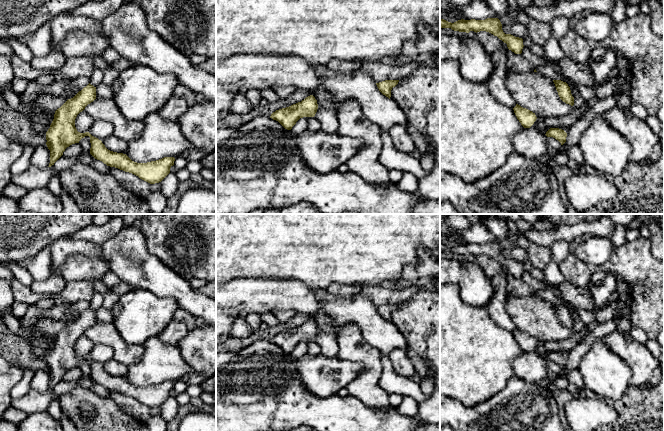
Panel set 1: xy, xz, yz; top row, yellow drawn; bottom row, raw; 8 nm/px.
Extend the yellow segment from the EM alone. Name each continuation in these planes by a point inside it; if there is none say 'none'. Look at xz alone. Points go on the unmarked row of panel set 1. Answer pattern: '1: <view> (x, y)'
none

